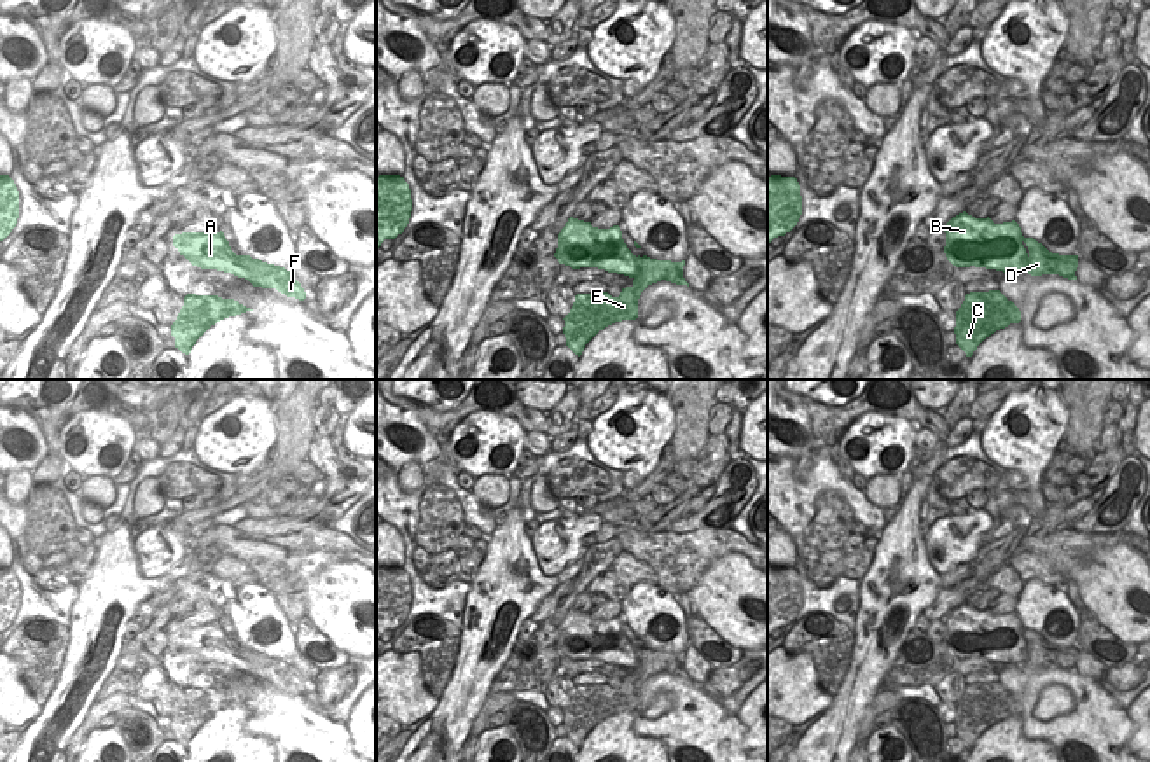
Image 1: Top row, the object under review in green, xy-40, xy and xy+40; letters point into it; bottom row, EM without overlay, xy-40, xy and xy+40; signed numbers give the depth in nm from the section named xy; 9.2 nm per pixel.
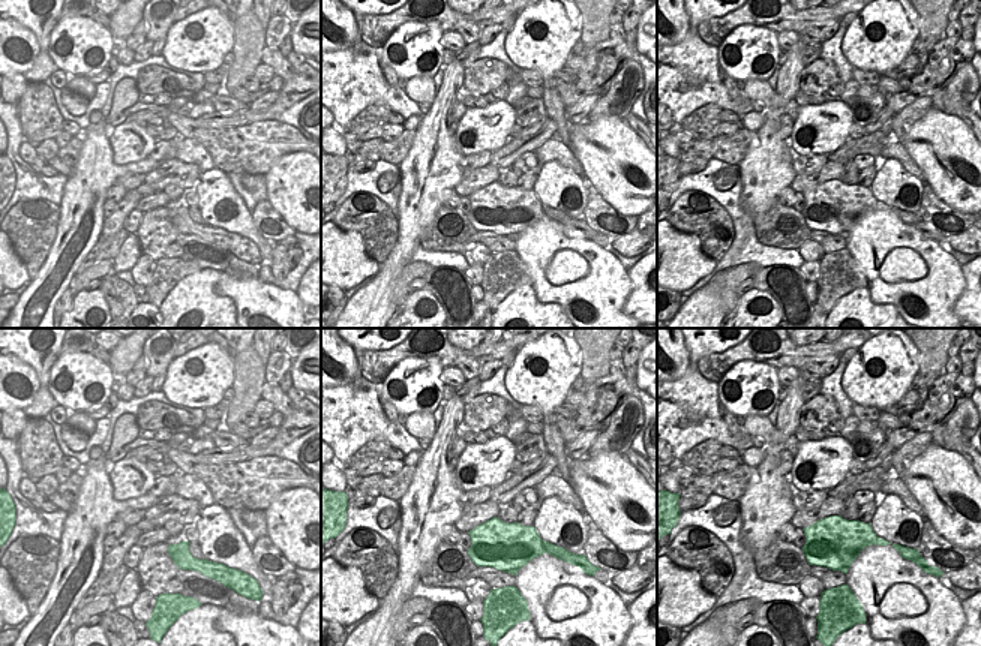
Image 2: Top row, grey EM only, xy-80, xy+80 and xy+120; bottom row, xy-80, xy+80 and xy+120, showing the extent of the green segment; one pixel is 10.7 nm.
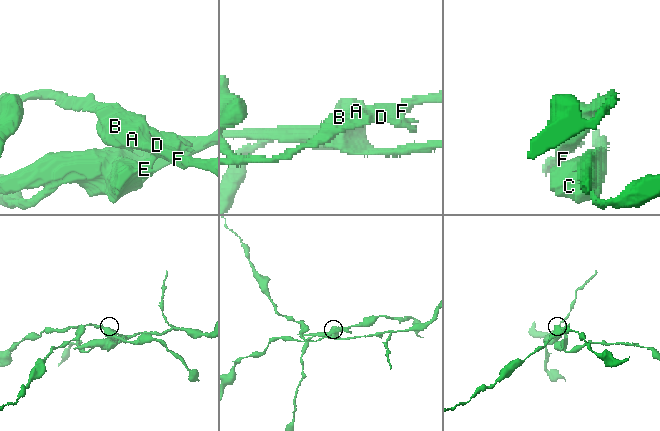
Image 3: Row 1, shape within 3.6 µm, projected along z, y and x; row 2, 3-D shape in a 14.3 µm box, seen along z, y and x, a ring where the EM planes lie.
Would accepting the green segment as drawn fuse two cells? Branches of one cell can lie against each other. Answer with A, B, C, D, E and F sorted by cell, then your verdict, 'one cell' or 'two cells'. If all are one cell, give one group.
groups A B D F / C E; two cells

